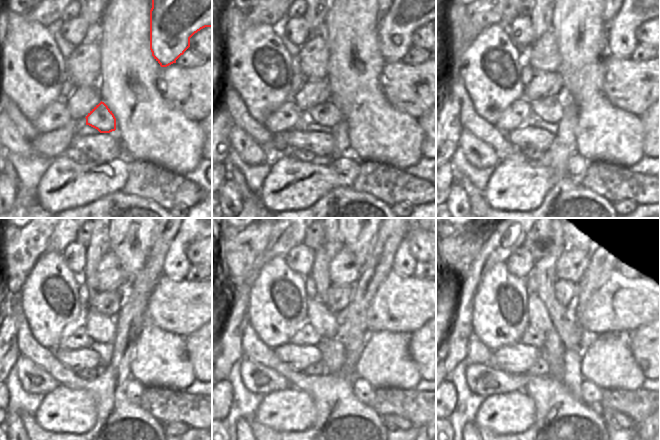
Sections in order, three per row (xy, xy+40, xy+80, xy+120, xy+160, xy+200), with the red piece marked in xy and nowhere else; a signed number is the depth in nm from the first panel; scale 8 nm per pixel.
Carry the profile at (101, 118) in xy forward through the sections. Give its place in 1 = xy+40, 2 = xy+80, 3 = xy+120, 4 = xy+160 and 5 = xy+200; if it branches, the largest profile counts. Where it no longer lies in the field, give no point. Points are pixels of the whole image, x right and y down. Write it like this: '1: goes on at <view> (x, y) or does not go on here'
1: goes on at xy+40 (325, 114)
2: goes on at xy+80 (548, 112)
3: goes on at xy+120 (98, 334)
4: goes on at xy+160 (324, 332)
5: goes on at xy+200 (542, 325)

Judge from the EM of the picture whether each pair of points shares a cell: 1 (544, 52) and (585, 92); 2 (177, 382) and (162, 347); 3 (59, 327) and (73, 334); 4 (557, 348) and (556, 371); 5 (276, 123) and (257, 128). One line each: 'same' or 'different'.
1: different
2: same
3: different
4: same
5: different

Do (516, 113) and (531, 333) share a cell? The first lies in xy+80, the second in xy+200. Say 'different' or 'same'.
same

